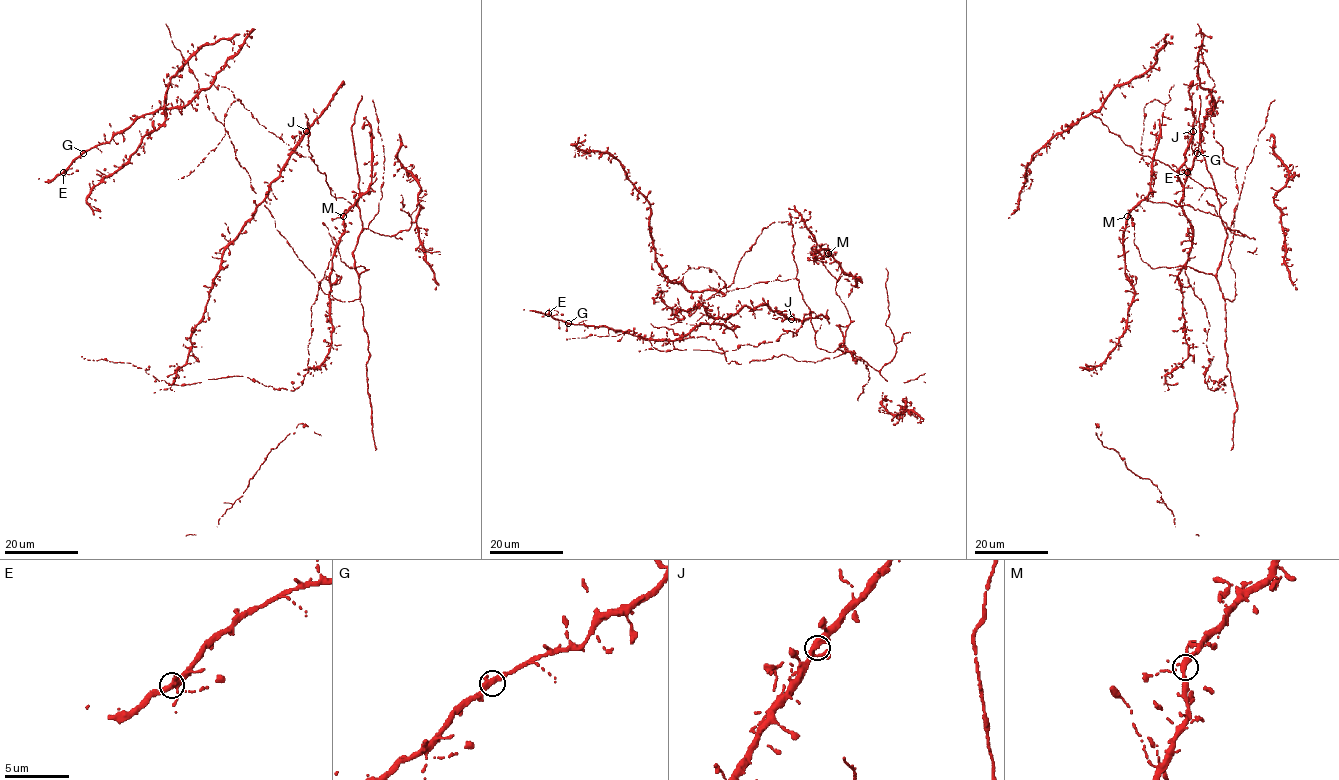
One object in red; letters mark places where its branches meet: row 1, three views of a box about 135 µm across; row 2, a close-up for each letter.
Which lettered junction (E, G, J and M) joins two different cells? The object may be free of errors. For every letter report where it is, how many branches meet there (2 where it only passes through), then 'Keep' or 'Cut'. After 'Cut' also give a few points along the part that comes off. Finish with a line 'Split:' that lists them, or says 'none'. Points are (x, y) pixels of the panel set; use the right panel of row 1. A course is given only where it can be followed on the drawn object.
E: Place: (1187, 172). Branches: 3. Keep
G: Place: (1197, 153). Branches: 3. Keep
J: Place: (1193, 131). Branches: 3. Keep
M: Place: (1127, 216). Branches: 3. Keep
Split: none

